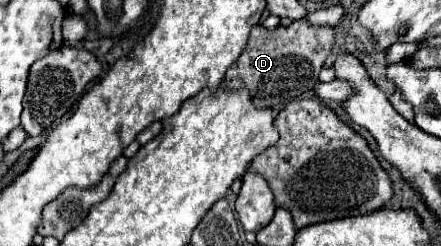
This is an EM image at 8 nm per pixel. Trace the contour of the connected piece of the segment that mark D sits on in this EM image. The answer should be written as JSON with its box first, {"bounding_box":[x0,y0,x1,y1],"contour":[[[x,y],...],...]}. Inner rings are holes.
{"bounding_box":[225,19,335,111],"contour":[[[299,19],[293,21],[291,25],[283,27],[279,25],[277,29],[257,29],[259,33],[251,37],[251,41],[247,43],[247,47],[243,49],[241,57],[227,69],[225,75],[225,85],[229,89],[237,89],[237,87],[247,87],[251,93],[251,99],[255,103],[255,107],[271,107],[273,111],[281,111],[289,101],[293,99],[303,99],[303,97],[315,97],[315,83],[319,83],[319,71],[327,59],[327,55],[333,49],[335,43],[335,29],[331,25],[311,25],[307,19]]]}

